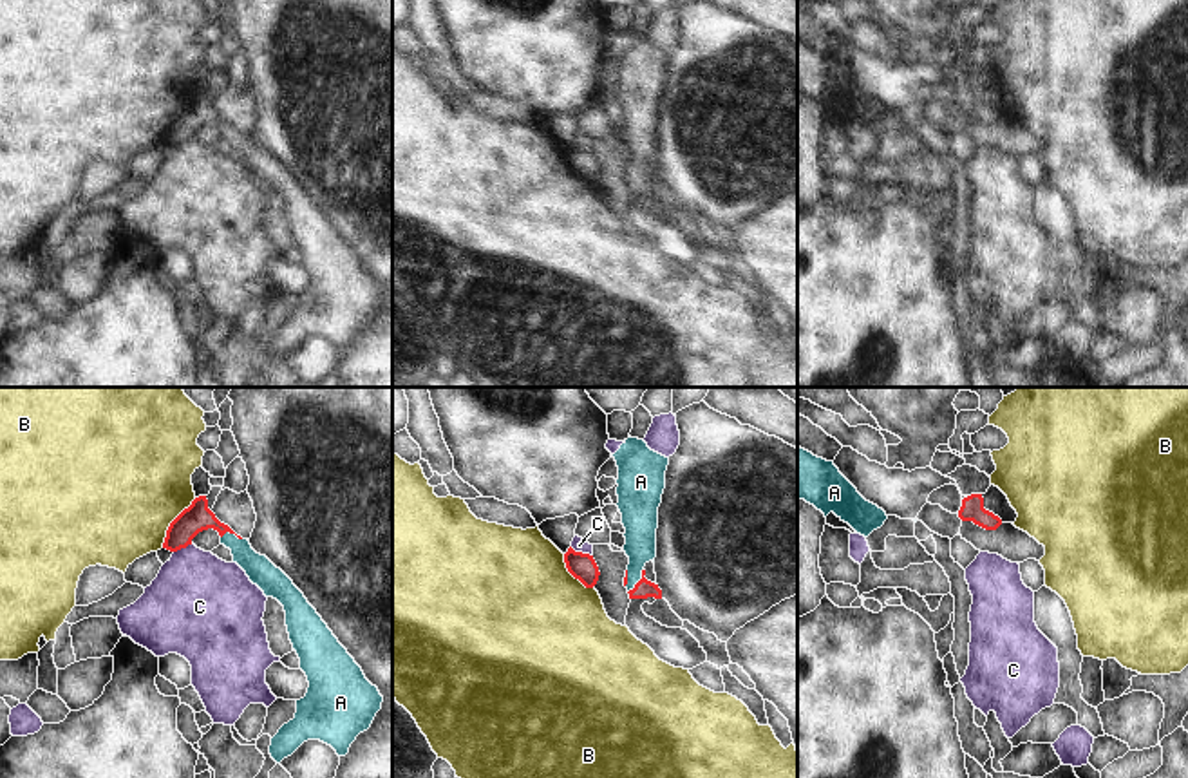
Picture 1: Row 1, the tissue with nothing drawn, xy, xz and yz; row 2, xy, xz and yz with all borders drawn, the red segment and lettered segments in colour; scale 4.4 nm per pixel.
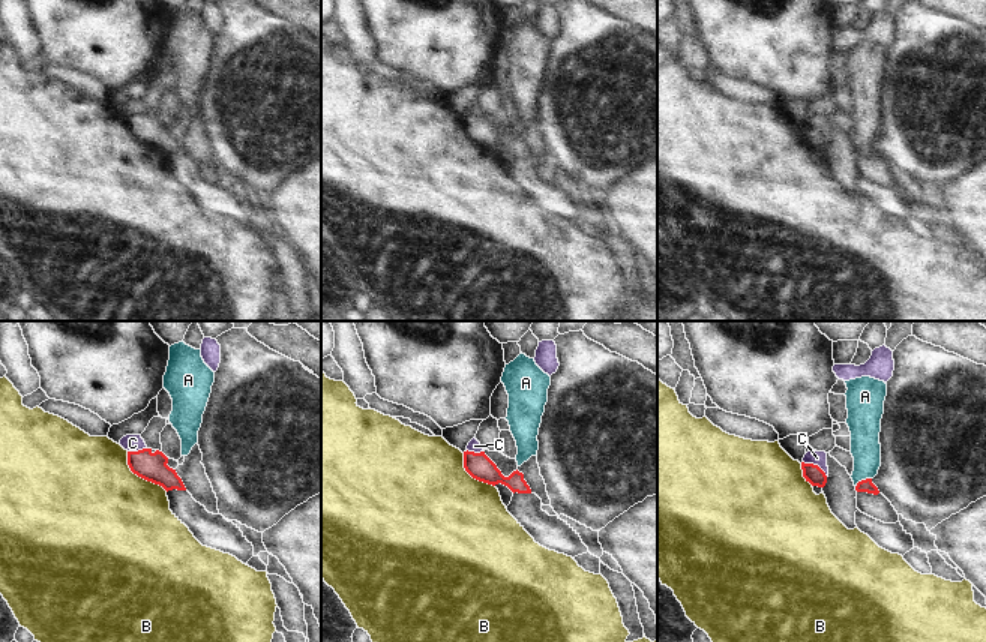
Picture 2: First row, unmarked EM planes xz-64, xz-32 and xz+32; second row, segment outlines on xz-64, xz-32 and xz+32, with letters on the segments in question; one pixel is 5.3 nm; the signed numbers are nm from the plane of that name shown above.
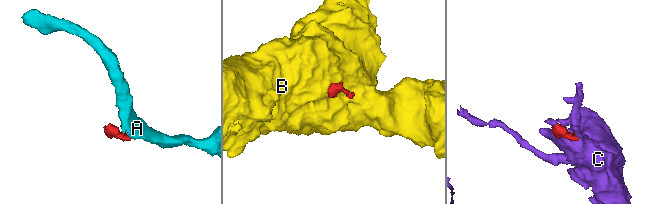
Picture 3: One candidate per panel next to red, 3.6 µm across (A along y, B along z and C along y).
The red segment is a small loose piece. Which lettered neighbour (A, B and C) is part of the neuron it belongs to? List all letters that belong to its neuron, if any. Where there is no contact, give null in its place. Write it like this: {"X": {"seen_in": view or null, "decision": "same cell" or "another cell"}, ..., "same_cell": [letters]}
{"A": {"seen_in": "xz", "decision": "same cell"}, "B": {"seen_in": "xy", "decision": "another cell"}, "C": {"seen_in": "xz", "decision": "another cell"}, "same_cell": ["A"]}

